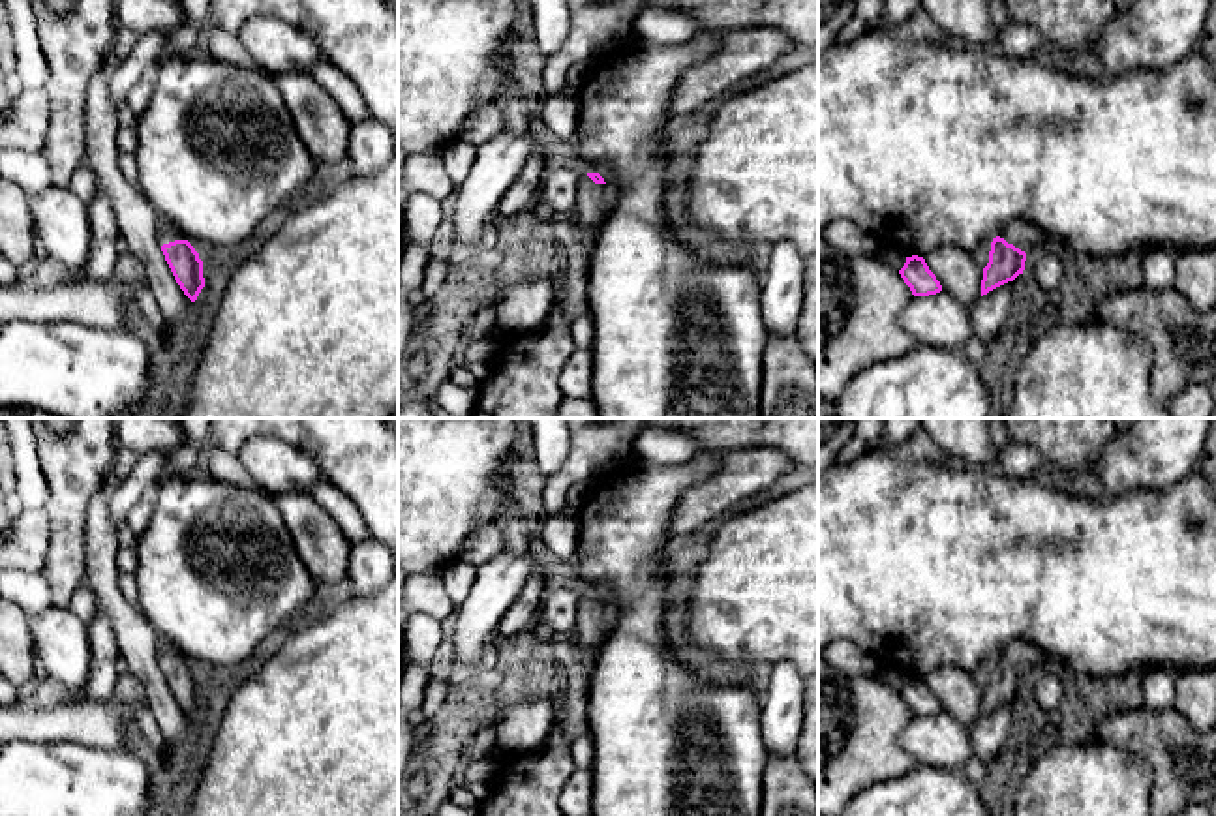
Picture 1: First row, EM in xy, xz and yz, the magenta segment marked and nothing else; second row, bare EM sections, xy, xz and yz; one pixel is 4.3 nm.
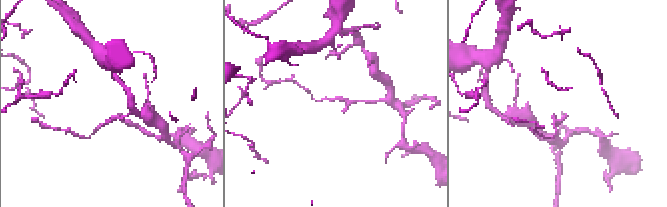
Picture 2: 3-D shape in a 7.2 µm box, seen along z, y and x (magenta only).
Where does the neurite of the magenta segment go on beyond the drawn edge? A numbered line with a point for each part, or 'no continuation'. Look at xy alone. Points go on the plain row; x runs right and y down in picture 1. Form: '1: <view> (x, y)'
1: xy (167, 651)

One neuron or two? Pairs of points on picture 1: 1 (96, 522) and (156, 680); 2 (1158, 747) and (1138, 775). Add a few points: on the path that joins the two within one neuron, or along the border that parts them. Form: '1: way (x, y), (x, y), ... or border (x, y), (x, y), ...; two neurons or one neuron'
1: way (102, 561), (102, 582), (109, 601), (137, 640); one neuron
2: border (1108, 743), (1132, 753), (1151, 768), (1151, 796); two neurons

